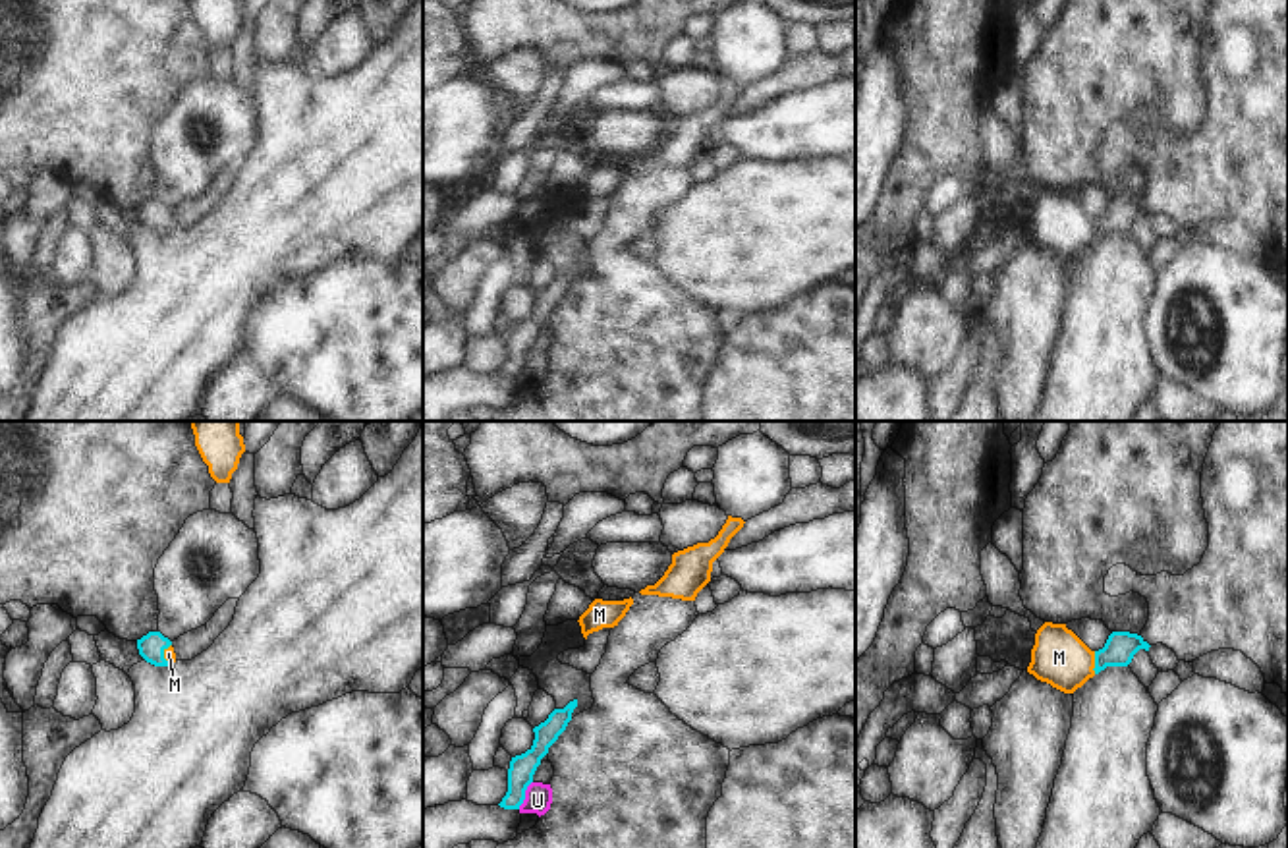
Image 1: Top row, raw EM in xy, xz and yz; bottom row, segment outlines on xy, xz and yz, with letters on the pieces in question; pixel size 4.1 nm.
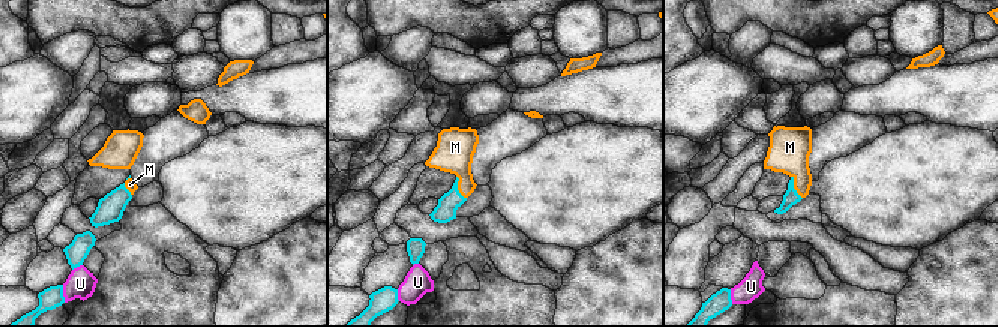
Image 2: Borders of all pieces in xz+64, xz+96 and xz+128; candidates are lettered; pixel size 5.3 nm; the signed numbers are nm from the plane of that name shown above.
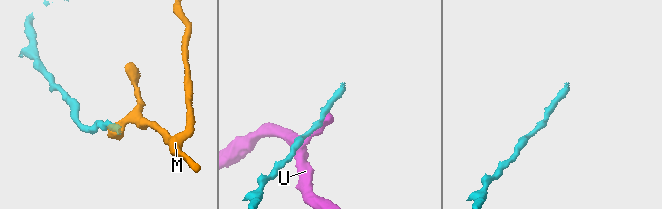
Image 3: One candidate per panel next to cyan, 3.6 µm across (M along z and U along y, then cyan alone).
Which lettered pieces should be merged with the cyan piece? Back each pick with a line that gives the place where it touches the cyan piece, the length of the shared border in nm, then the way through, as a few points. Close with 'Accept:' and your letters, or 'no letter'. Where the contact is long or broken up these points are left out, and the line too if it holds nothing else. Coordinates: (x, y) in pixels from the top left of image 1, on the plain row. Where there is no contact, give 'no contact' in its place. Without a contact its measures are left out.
M: meets cyan in yz at (1095, 230); contact 100 nm long; runs through yz (1120, 215), (1095, 230), (1066, 230), (1059, 225)
Accept: M

